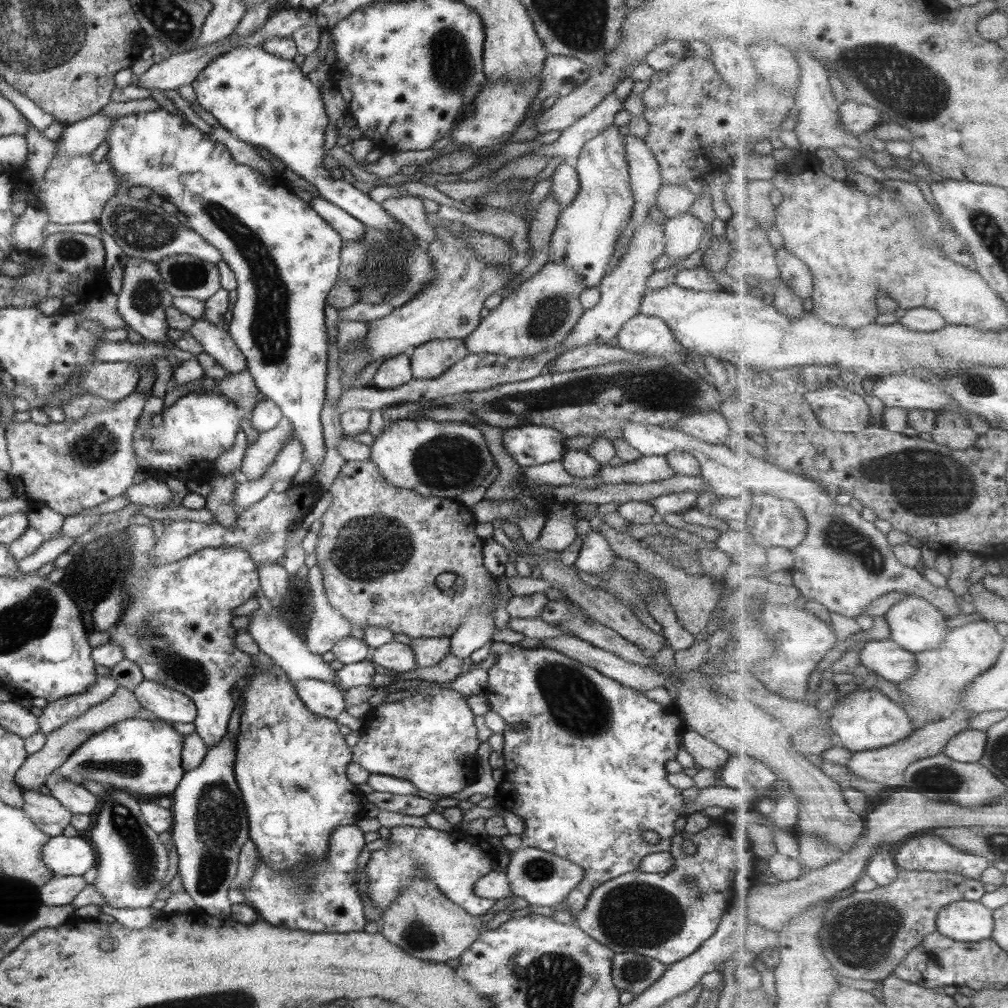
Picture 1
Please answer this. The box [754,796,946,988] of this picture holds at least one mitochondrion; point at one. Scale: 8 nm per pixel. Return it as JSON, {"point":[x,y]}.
{"point":[862,935]}

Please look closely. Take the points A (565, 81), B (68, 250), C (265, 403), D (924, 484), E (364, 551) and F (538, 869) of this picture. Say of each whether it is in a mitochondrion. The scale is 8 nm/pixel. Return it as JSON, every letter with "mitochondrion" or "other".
{"A":"mitochondrion","B":"mitochondrion","C":"other","D":"mitochondrion","E":"mitochondrion","F":"mitochondrion"}

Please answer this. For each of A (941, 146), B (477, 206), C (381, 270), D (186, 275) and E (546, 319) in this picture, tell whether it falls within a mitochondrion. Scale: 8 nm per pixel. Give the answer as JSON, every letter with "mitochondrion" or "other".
{"A":"other","B":"other","C":"mitochondrion","D":"mitochondrion","E":"mitochondrion"}

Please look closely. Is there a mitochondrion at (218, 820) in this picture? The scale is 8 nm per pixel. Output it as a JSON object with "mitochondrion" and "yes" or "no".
{"mitochondrion":"yes"}

